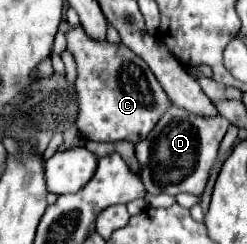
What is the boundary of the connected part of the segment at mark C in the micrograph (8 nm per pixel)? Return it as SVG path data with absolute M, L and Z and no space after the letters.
M81 27L67 31L67 51L73 55L77 65L77 129L85 139L91 141L131 141L151 133L159 117L171 107L171 99L159 87L159 81L147 69L145 61L139 59L125 45L111 45L107 41L93 41Z

